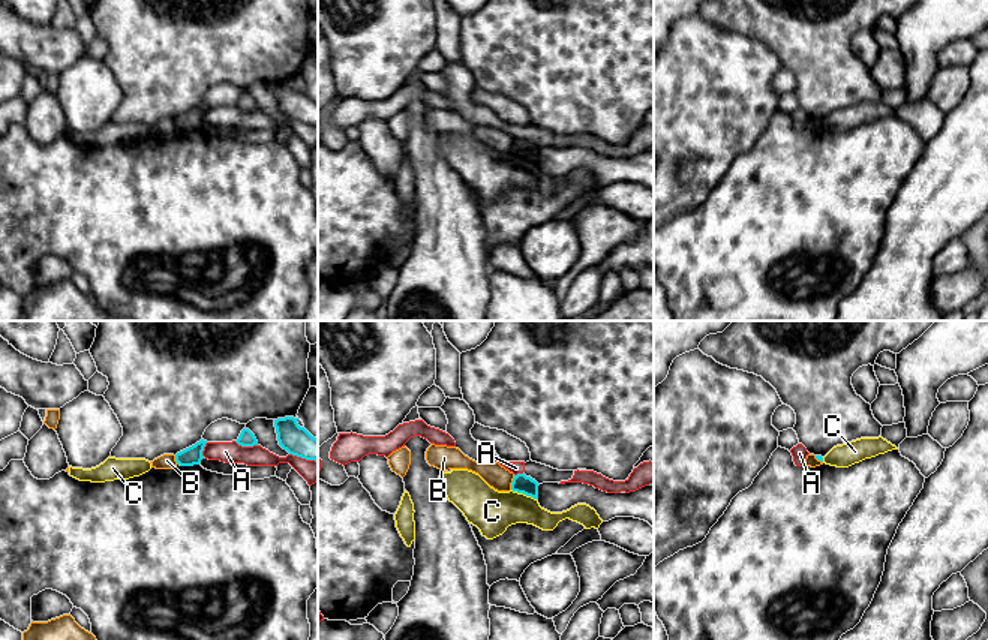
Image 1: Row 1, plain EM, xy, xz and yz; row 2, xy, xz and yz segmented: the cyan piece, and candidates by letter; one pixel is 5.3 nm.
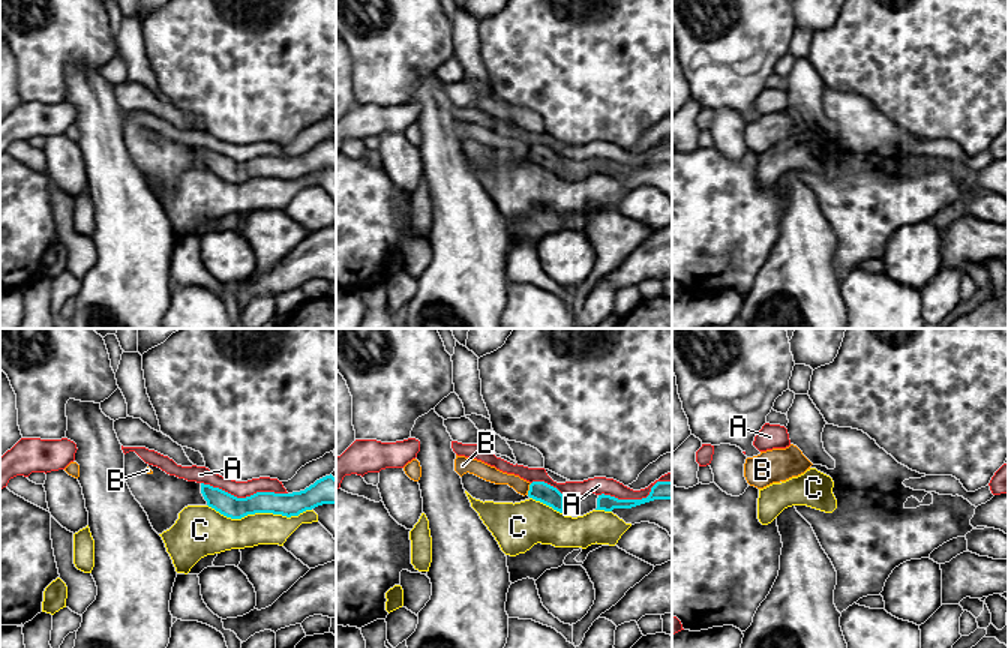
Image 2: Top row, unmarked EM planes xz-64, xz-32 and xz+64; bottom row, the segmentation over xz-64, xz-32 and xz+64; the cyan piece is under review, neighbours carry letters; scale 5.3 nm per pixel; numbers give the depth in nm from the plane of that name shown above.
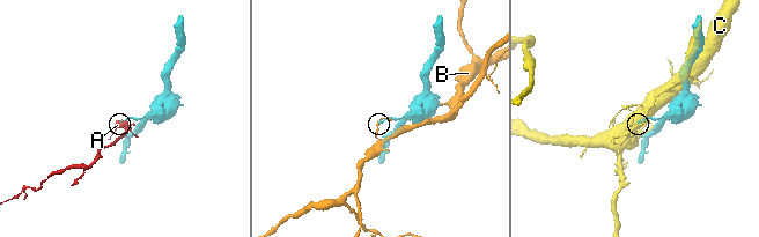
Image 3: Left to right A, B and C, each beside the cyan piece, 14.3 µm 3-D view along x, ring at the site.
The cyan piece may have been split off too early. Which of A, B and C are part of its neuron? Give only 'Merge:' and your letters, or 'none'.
Merge: none

